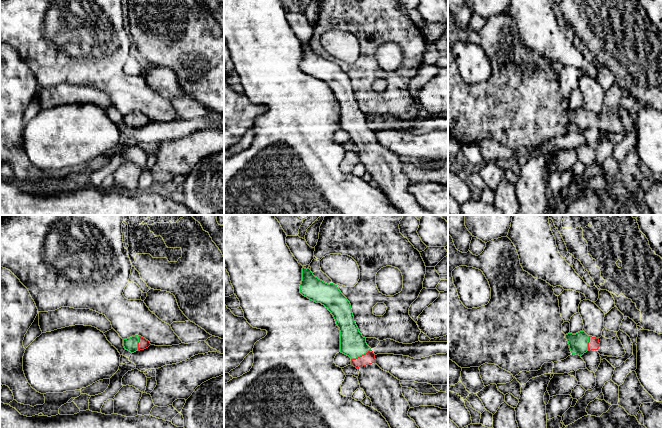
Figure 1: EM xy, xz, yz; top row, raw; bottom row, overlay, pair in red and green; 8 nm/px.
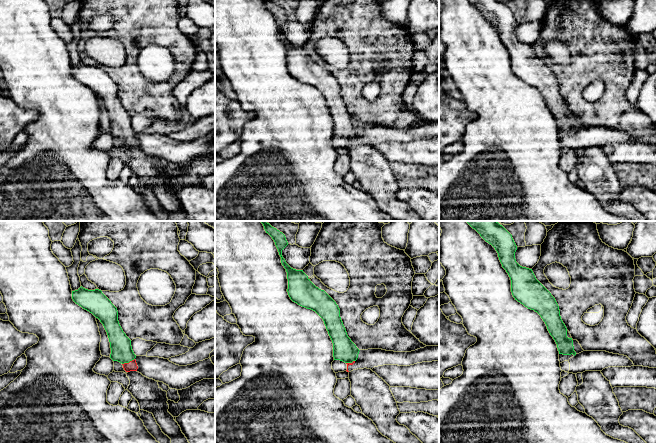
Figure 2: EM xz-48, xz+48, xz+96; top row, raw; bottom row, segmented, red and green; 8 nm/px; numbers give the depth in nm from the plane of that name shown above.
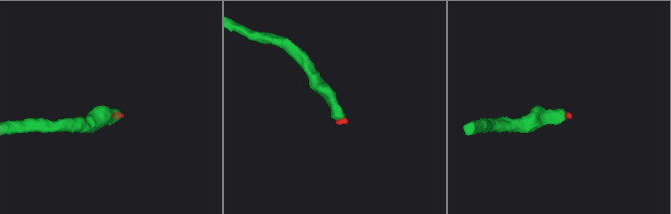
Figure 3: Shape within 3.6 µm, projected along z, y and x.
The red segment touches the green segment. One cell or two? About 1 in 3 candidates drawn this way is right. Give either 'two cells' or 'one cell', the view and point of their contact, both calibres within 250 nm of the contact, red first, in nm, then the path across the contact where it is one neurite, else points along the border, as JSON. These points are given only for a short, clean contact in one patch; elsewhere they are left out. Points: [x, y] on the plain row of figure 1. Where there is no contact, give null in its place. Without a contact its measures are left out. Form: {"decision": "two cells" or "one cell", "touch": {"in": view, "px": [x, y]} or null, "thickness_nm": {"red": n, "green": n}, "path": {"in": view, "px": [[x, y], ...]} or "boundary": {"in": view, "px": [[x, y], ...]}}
{"decision": "one cell", "touch": {"in": "xz", "px": [360, 132]}, "thickness_nm": {"red": 90, "green": 200}, "path": {"in": "xz", "px": [[368, 134], [360, 132], [359, 127], [352, 119]]}}

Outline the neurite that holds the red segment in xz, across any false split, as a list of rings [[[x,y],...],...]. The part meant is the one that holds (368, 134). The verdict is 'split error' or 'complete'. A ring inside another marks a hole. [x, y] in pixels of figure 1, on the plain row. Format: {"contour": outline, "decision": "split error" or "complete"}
{"contour": [[[302,44],[302,57],[300,69],[308,75],[321,79],[333,91],[340,106],[340,128],[351,134],[351,141],[359,148],[358,157],[360,164],[371,175],[372,183],[380,188],[388,198],[390,204],[397,208],[403,215],[431,215],[416,201],[415,197],[408,192],[410,181],[402,170],[400,156],[389,148],[382,146],[377,140],[375,130],[366,119],[354,97],[351,80],[341,69],[337,61],[327,60],[313,51],[309,44]]], "decision": "split error"}

